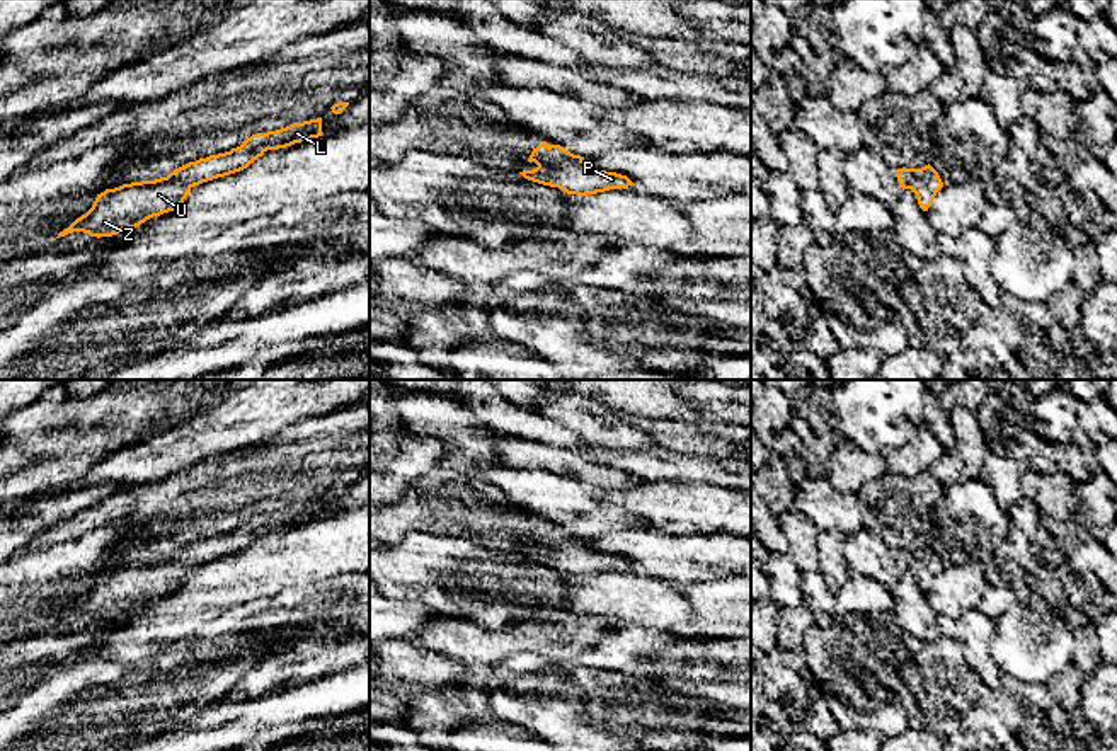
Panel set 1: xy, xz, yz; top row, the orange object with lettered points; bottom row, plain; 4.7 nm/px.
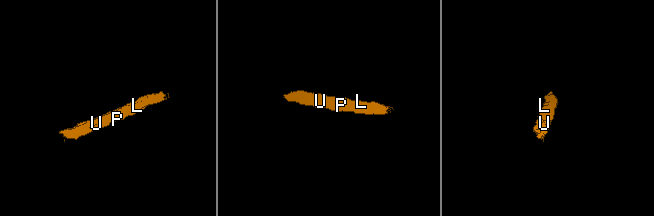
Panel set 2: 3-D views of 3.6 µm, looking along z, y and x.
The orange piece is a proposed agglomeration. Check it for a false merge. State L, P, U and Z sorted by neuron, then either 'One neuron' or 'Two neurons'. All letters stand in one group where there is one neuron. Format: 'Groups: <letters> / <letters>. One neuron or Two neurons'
Groups: L P U Z. One neuron

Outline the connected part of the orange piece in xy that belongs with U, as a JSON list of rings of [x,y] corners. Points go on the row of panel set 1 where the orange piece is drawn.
[[[322,118],[293,123],[276,131],[252,135],[240,146],[189,162],[167,177],[106,189],[97,194],[92,208],[56,238],[73,232],[100,238],[136,228],[153,216],[179,208],[194,186],[240,172],[267,150],[286,148],[318,136],[322,136]]]

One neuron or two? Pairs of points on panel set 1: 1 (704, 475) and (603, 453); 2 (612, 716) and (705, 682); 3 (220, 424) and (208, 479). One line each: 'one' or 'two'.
1: one
2: two
3: two

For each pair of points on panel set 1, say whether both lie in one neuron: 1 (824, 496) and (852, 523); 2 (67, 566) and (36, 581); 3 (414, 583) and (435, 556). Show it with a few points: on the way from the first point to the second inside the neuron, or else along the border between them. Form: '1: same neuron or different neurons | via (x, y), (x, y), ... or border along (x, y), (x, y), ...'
1: same neuron | via (831, 503), (845, 516)
2: same neuron | via (60, 571), (43, 581)
3: same neuron | via (416, 576), (429, 562)

